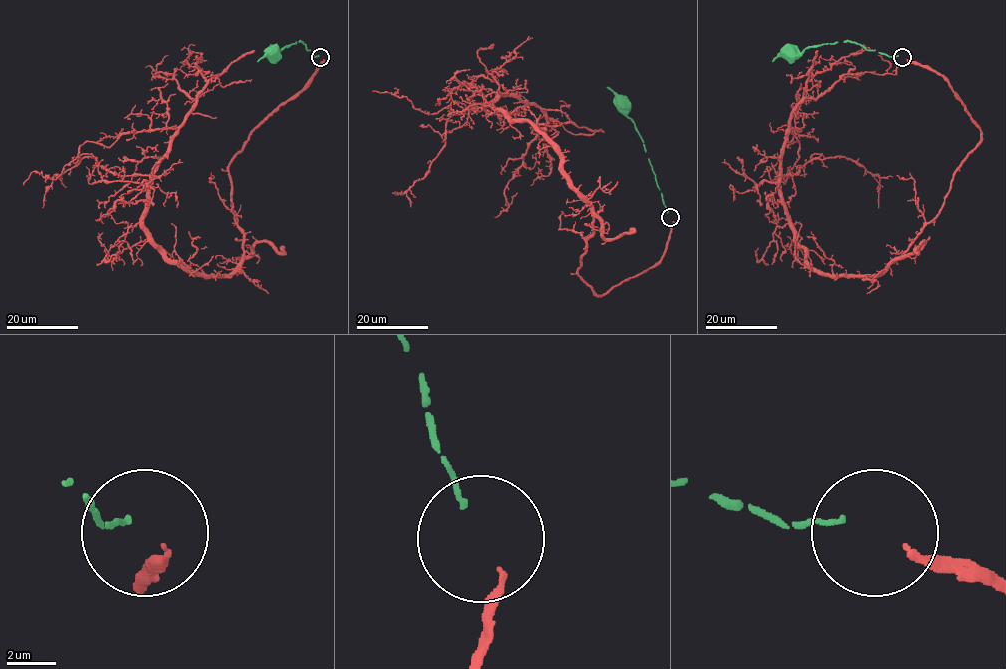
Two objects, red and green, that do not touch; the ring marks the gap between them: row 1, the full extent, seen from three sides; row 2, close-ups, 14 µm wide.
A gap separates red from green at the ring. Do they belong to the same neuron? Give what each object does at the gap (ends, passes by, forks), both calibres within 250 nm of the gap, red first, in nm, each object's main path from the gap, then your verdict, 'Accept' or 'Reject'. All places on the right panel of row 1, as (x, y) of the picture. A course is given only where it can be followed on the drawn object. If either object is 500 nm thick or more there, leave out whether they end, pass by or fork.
At the ring red ends. At the ring green ends. Thickness 240 nm (red) against 220 nm. Course of red: (906, 59), (940, 74), (980, 130), (913, 242), (878, 275), (822, 275), (781, 190), (799, 128), (776, 184). Course of green: (898, 56), (880, 54), (844, 41), (808, 46), (799, 52), (788, 51). Reject

